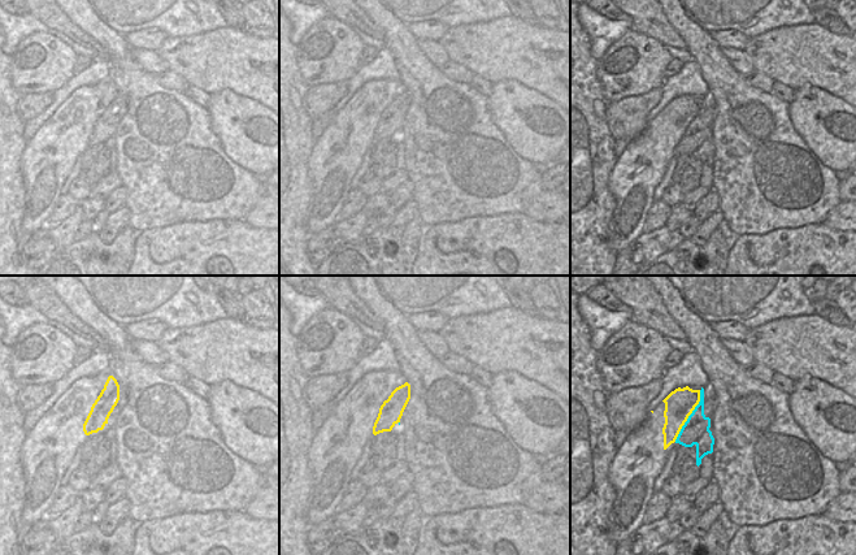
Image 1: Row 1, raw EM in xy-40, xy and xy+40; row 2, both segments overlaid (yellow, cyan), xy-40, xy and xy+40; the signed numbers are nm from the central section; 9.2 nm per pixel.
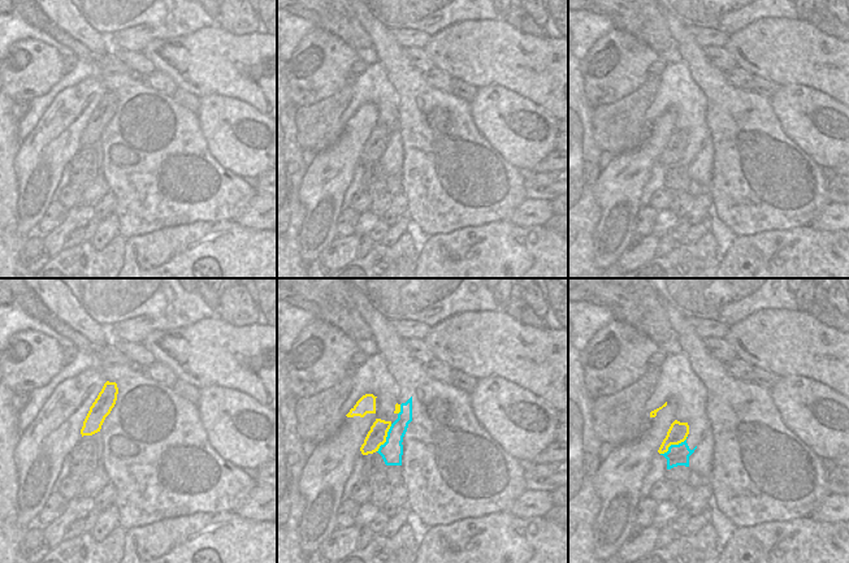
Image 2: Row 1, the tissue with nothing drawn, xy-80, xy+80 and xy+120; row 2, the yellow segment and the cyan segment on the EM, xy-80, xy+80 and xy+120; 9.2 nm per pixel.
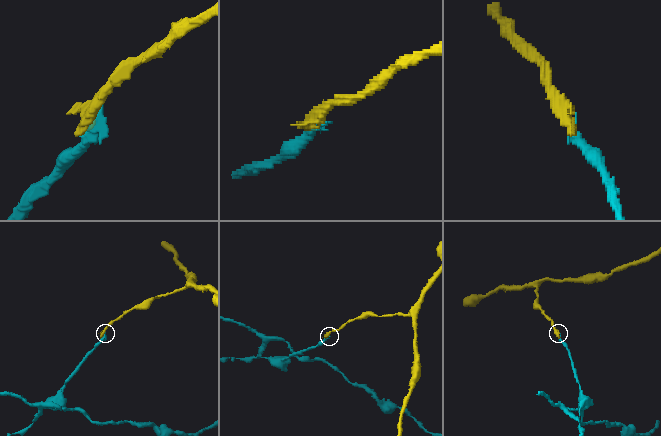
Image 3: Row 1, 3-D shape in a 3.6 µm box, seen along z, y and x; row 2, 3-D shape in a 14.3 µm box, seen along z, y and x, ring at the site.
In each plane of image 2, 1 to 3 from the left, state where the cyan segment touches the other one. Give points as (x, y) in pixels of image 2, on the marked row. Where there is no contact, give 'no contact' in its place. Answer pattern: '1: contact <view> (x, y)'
1: no contact
2: contact xy+80 (385, 438)
3: contact xy+120 (674, 444)

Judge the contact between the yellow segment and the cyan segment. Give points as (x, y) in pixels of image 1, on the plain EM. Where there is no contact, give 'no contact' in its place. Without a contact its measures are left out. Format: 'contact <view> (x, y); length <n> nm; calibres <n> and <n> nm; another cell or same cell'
contact xy+40 (689, 124); length 550 nm; calibres 260 and 240 nm; another cell

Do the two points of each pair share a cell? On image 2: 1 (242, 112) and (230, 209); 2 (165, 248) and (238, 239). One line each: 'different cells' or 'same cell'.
1: different cells
2: same cell

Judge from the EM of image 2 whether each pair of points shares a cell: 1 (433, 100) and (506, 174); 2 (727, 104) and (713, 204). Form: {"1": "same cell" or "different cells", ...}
{"1": "same cell", "2": "same cell"}

